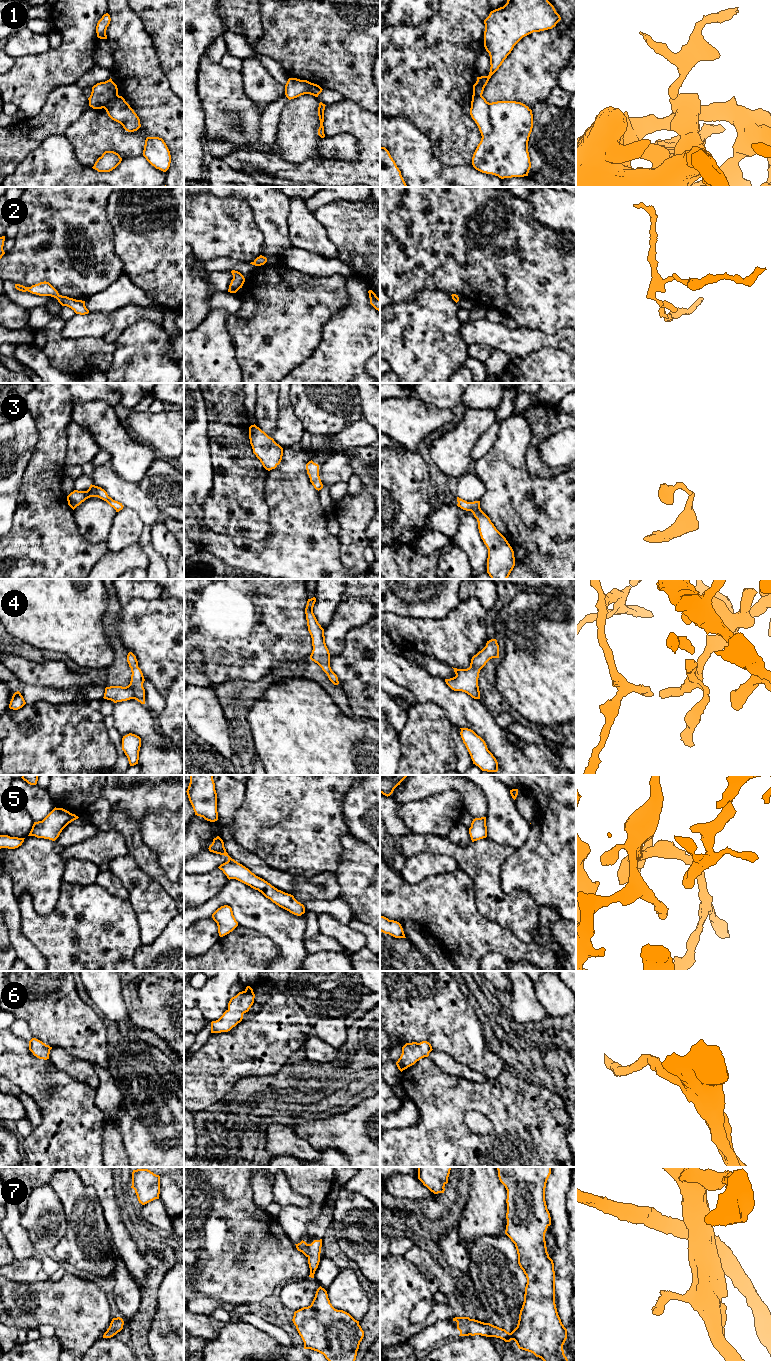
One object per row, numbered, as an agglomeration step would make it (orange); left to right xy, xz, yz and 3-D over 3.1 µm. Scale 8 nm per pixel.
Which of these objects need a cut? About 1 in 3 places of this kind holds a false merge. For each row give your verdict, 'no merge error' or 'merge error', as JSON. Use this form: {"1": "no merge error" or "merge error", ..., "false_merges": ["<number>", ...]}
{"1": "merge error", "2": "no merge error", "3": "no merge error", "4": "no merge error", "5": "no merge error", "6": "no merge error", "7": "no merge error", "false_merges": ["1"]}

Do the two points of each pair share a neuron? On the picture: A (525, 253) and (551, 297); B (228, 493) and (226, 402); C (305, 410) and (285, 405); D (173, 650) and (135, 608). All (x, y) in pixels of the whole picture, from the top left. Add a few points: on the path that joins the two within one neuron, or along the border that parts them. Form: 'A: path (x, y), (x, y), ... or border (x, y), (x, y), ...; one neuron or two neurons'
A: path (526, 264), (548, 286); one neuron
B: path (228, 470), (227, 425); one neuron
C: border (288, 393), (293, 412), (304, 427); two neurons
D: path (165, 640), (143, 618); one neuron

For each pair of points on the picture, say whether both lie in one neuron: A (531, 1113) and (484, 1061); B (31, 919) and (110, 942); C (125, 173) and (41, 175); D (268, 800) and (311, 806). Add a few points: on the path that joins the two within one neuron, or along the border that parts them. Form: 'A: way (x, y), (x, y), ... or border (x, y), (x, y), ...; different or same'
A: border (503, 1070), (495, 1078), (486, 1078); different
B: way (51, 927), (72, 927), (90, 941); same
C: way (104, 176), (62, 176); same
D: way (279, 800), (289, 800), (294, 805), (300, 805); same

